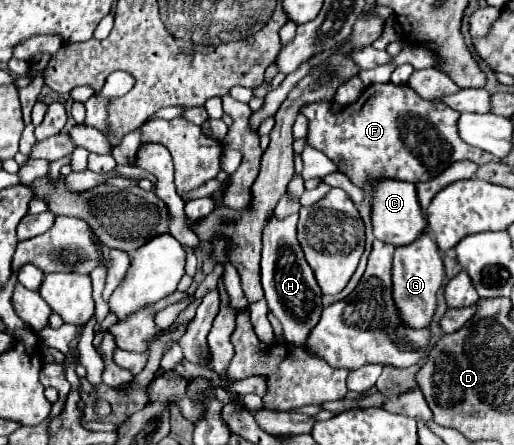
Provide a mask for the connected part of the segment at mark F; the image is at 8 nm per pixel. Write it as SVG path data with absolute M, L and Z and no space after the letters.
M371 84L363 90L357 102L349 104L339 114L331 114L329 108L331 102L315 102L301 108L309 118L307 140L313 148L331 158L339 166L339 172L347 174L353 184L361 184L367 174L385 174L387 178L407 182L427 182L453 162L469 160L475 164L487 164L493 160L489 152L459 140L459 134L455 132L455 118L459 118L459 112L441 102L423 100L405 84Z

